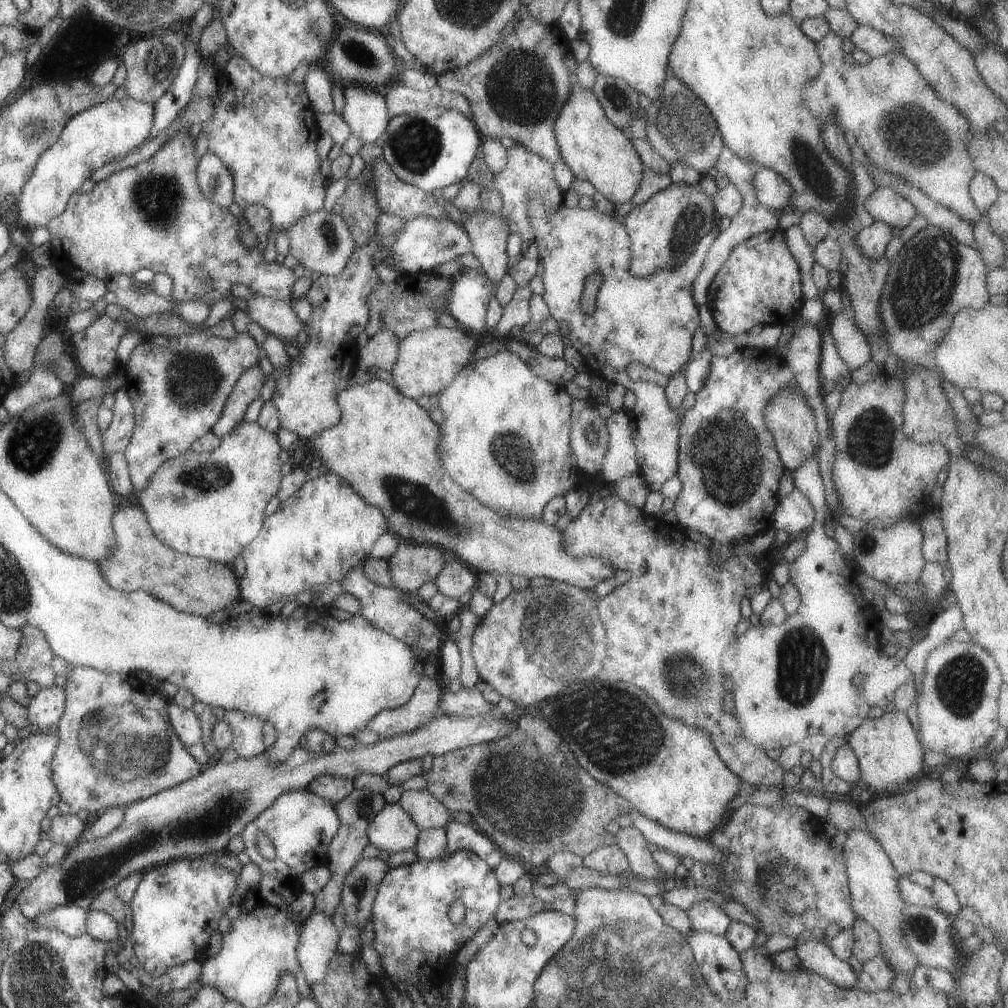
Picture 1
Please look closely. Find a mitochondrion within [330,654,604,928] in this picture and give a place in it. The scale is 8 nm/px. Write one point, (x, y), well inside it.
(528, 795)

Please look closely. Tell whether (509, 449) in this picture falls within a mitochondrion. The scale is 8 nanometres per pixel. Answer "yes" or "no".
yes

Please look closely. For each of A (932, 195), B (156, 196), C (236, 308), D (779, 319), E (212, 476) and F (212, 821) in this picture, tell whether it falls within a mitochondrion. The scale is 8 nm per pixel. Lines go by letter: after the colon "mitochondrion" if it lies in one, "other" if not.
A: other
B: mitochondrion
C: other
D: other
E: mitochondrion
F: mitochondrion

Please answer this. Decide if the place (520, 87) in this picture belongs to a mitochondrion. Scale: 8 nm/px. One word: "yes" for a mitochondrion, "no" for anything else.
yes

